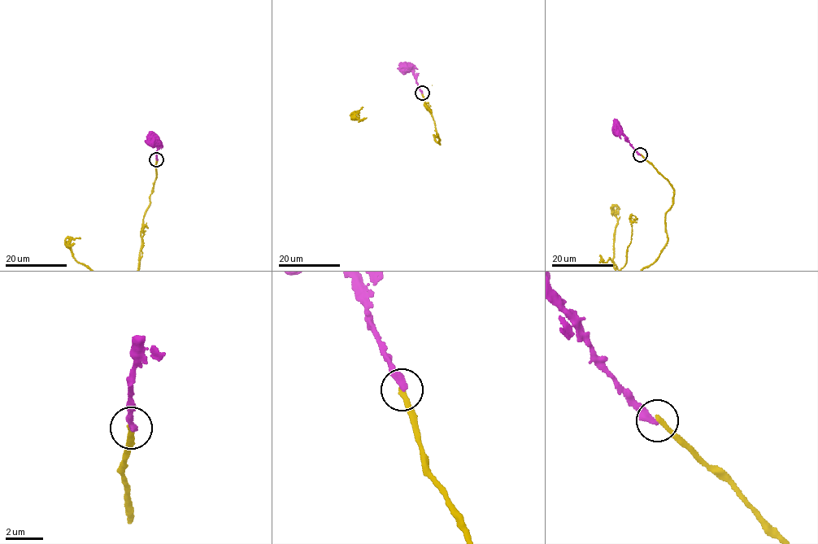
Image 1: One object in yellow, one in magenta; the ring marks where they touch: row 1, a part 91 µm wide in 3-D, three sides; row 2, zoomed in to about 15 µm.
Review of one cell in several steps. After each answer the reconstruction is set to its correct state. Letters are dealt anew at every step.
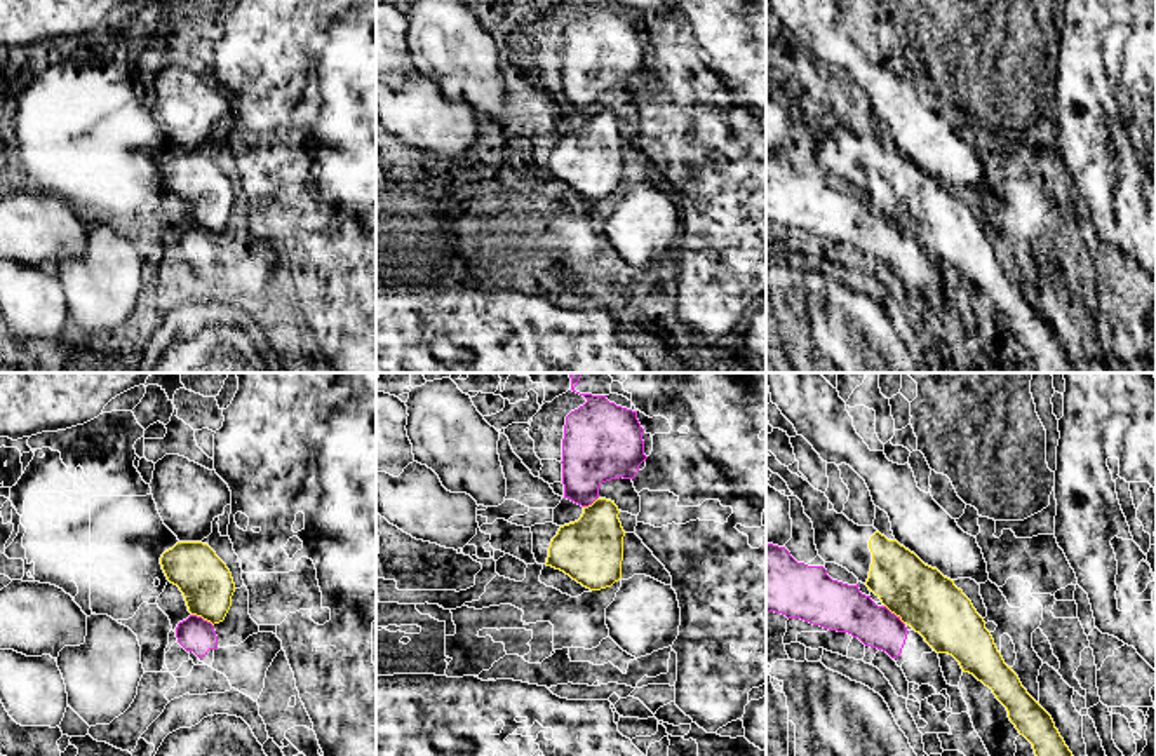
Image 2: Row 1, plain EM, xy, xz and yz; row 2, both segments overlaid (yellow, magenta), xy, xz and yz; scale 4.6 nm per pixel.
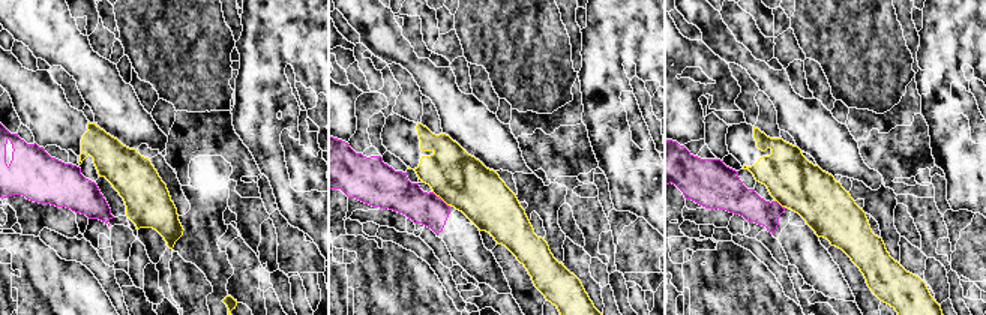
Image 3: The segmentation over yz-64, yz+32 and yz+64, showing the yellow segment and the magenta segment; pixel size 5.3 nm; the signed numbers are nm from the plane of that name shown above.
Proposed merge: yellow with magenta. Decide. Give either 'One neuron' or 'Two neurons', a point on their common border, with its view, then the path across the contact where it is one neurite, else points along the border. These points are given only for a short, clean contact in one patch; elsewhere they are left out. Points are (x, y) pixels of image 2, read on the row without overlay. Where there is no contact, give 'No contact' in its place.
Two neurons. Touches yellow at xy (202, 227). Boundary: xy (192, 223), (213, 236)

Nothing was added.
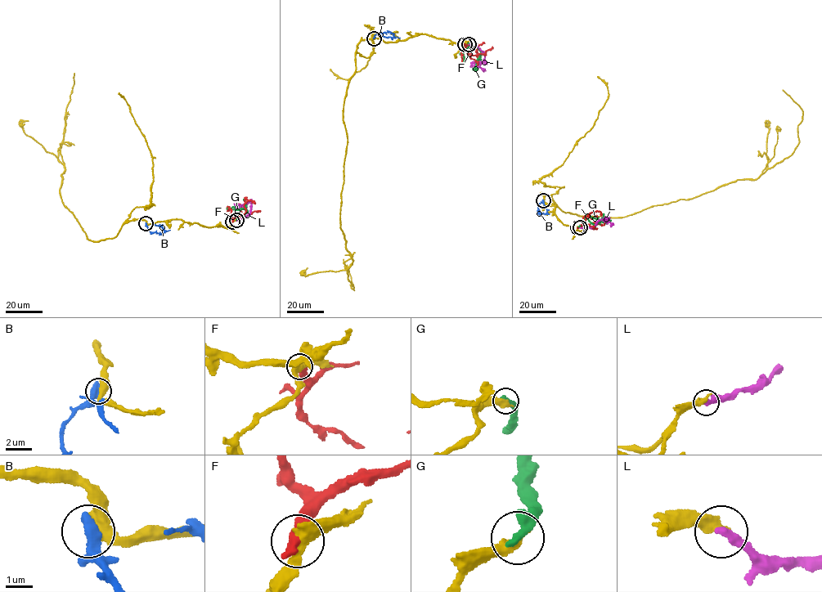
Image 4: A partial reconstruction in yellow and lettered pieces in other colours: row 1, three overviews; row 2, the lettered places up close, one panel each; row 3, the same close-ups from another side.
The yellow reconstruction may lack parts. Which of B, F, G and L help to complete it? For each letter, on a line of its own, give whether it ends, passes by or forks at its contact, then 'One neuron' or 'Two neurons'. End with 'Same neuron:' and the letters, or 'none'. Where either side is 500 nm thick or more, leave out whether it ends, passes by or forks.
B: Two neurons
F: Two neurons
G: It ends there. Two neurons
L: It ends there. Two neurons
Same neuron: none

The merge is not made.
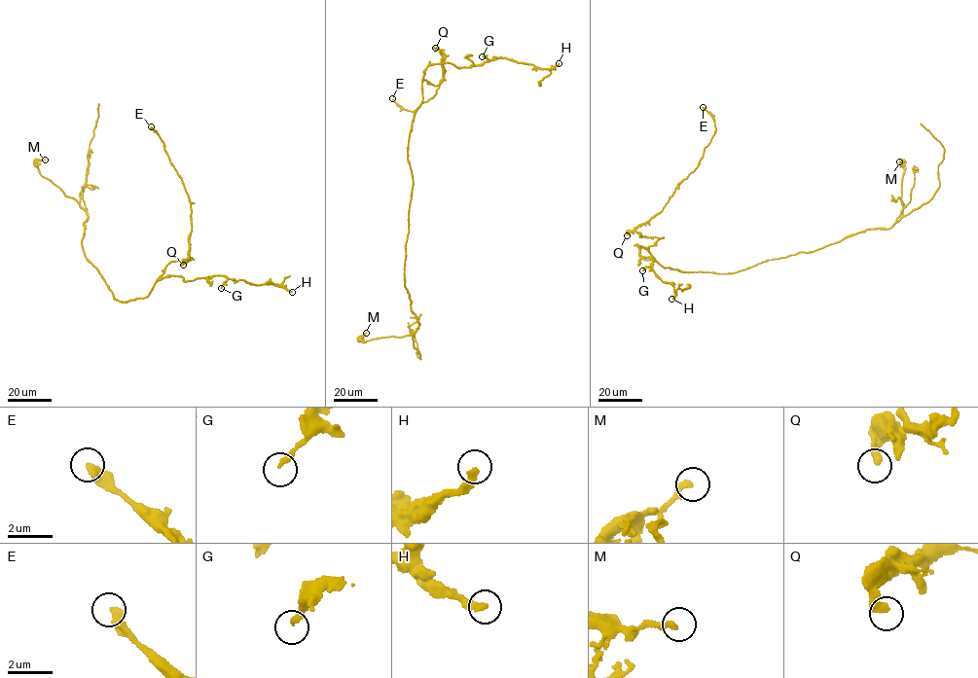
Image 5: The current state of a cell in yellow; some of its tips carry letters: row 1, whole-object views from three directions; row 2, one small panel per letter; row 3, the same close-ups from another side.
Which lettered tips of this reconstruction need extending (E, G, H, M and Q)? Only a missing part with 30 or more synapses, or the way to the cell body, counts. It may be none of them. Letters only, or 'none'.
E, H

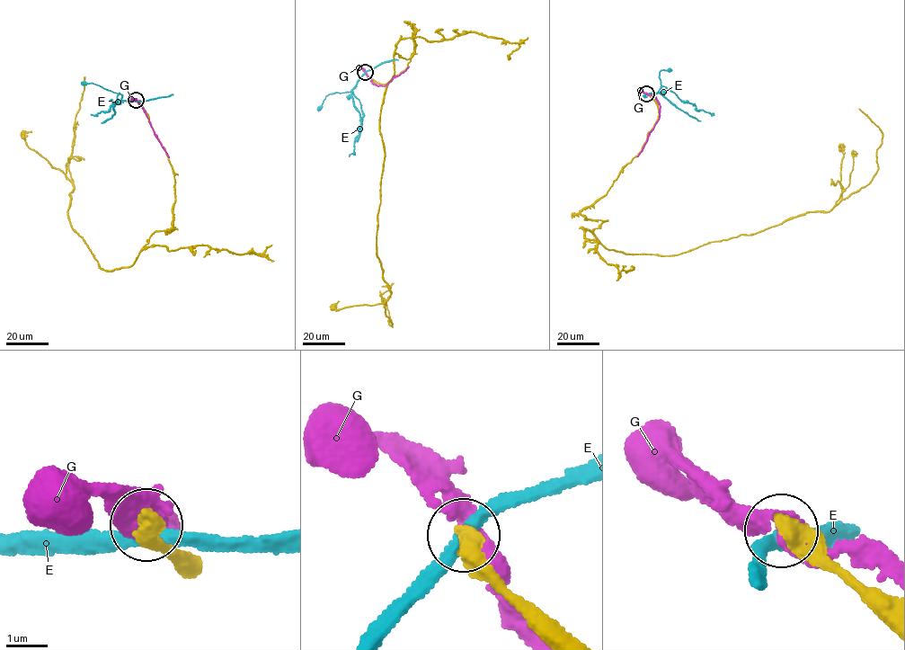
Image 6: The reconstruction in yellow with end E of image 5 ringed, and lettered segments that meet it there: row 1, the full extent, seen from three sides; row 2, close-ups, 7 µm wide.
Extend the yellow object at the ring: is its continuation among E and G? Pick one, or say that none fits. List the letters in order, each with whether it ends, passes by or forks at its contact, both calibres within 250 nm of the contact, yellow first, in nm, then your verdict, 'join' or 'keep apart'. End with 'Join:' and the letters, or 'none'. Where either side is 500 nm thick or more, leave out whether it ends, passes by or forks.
E: it passes by | 480/320 nm | keep apart
G: it passes by | 480/400 nm | keep apart
Join: none

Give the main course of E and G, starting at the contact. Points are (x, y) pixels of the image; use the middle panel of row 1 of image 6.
E: (365, 73), (350, 91), (359, 102), (362, 118), (354, 150), (349, 156)
G: (366, 73), (376, 84), (383, 86), (409, 66)

